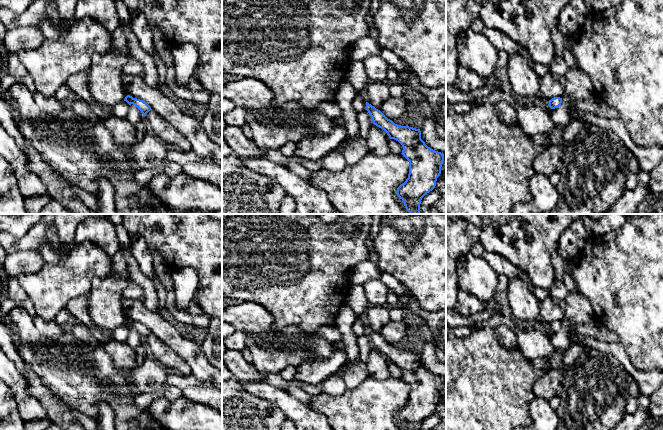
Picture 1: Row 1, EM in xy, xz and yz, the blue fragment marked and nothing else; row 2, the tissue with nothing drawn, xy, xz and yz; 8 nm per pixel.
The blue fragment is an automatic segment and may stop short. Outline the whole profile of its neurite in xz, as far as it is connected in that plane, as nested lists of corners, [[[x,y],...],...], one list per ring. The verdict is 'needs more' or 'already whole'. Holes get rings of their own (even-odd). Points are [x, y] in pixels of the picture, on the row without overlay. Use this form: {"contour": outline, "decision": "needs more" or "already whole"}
{"contour": [[[368,326],[366,334],[374,349],[402,369],[401,378],[409,385],[408,402],[397,412],[397,420],[404,425],[404,430],[420,430],[422,422],[436,410],[444,378],[425,368],[420,353],[395,348]]], "decision": "already whole"}

